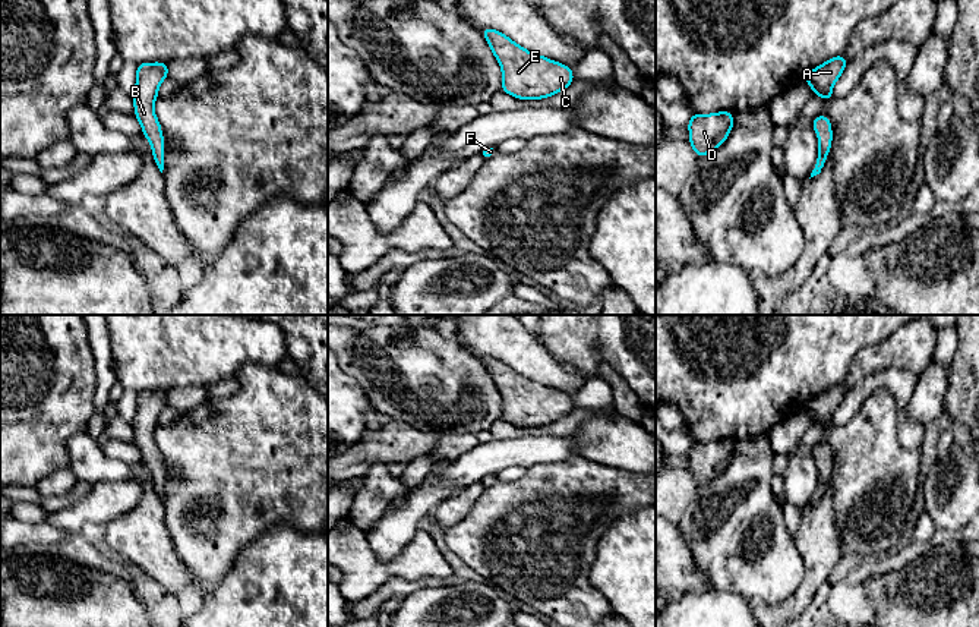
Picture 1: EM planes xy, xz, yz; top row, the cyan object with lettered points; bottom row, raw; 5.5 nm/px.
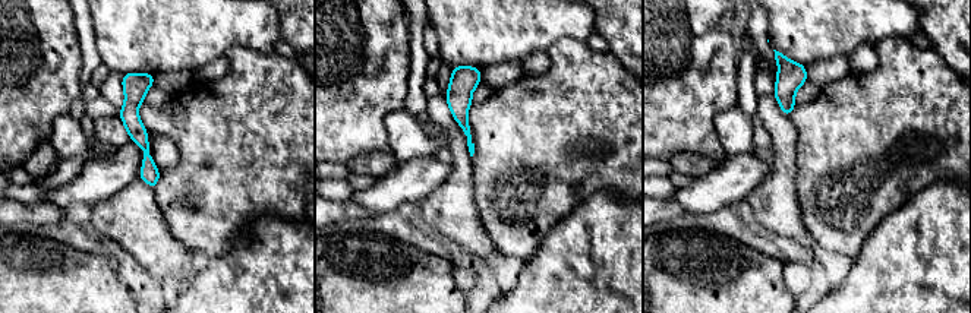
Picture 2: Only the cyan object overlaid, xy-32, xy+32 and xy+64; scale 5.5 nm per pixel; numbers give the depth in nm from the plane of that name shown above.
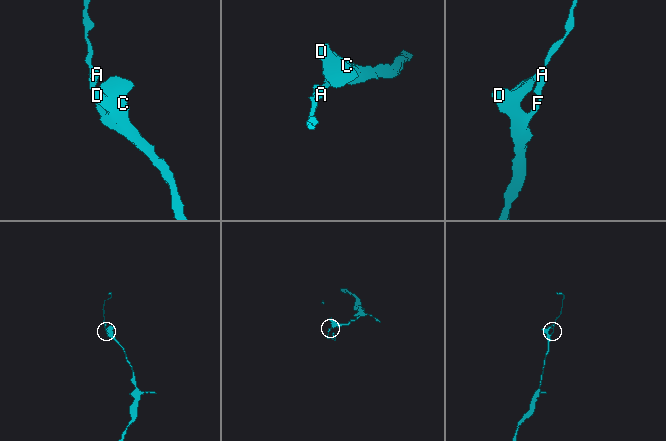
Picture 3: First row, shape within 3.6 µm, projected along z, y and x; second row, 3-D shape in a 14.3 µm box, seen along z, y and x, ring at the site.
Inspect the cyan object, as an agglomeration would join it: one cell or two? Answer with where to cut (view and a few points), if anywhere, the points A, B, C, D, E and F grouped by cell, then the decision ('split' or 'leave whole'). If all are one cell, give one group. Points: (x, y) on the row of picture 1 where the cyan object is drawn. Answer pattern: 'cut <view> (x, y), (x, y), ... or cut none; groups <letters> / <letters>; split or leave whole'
cut none; groups A B C D E F; leave whole

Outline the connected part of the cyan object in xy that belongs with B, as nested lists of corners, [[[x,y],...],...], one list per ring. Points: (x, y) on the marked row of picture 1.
[[[140,63],[136,70],[136,86],[133,91],[135,116],[138,117],[142,132],[151,144],[154,163],[160,171],[164,170],[164,136],[161,125],[154,111],[154,103],[158,97],[161,82],[168,76],[165,63]]]

